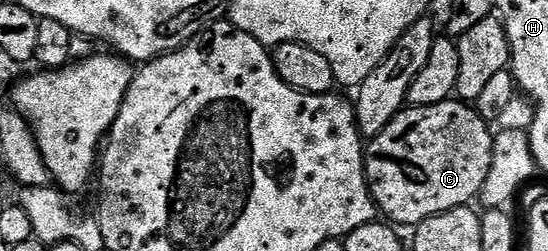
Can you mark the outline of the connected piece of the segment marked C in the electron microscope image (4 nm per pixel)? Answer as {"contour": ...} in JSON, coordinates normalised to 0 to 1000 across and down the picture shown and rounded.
{"contour":[[[819,402],[783,426],[739,422],[715,470],[712,498],[697,514],[697,530],[677,542],[664,610],[664,697],[692,853],[723,896],[757,896],[786,857],[856,821],[874,781],[894,681],[901,522],[891,506],[896,502],[883,470],[847,402]]]}

